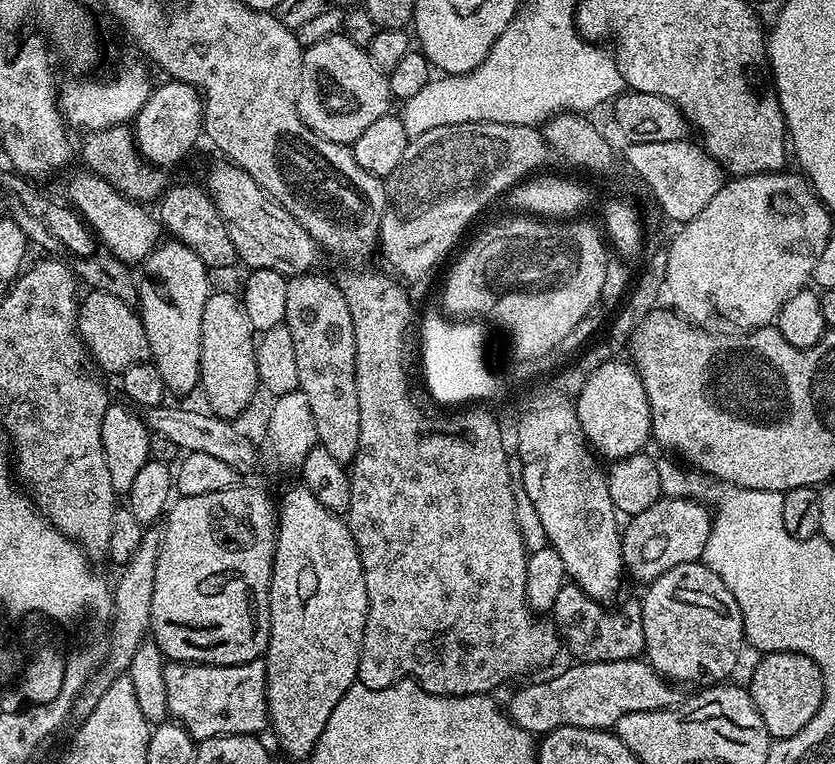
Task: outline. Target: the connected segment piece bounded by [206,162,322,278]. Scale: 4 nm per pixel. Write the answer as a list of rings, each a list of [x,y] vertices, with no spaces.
[[[231,162],[219,163],[209,170],[206,187],[222,218],[228,224],[230,242],[234,242],[239,263],[248,264],[249,269],[278,270],[278,274],[289,278],[311,273],[315,269],[312,267],[319,262],[320,256],[322,257],[320,245],[314,242],[314,238],[310,238],[310,234],[306,234],[306,230],[302,230],[300,223],[274,197],[268,196],[266,190],[262,190],[262,186],[258,186],[258,182],[254,182],[254,178],[246,174],[246,170]]]

